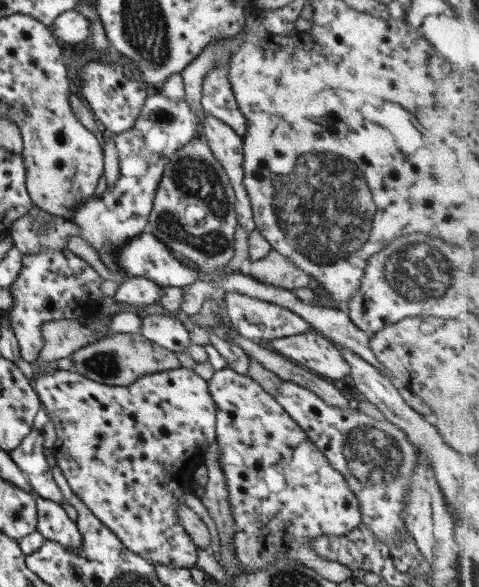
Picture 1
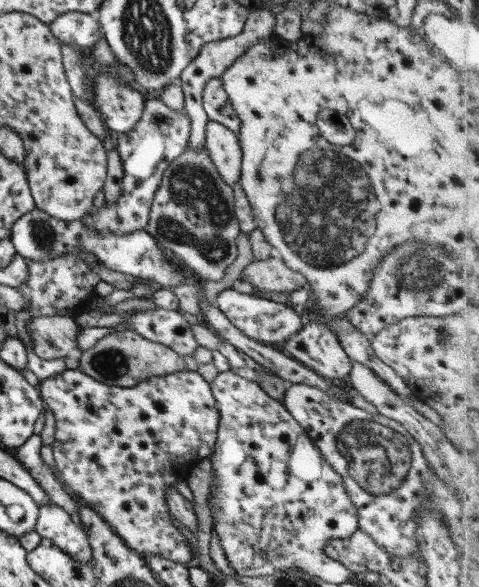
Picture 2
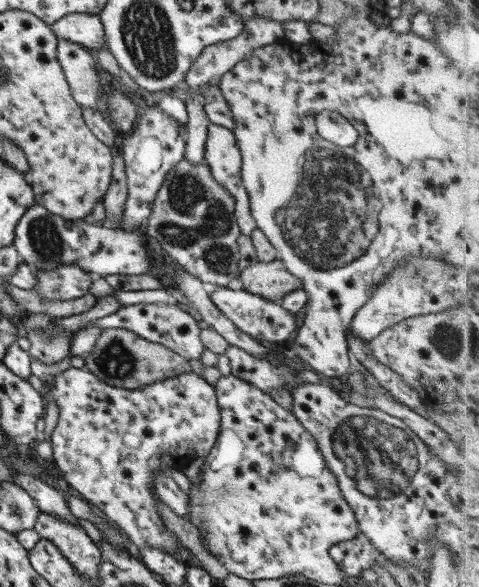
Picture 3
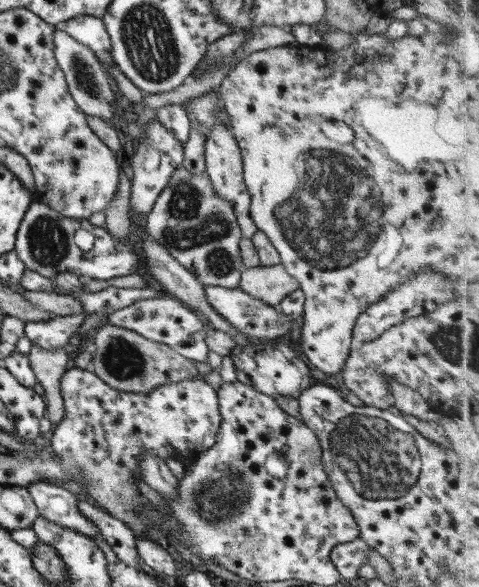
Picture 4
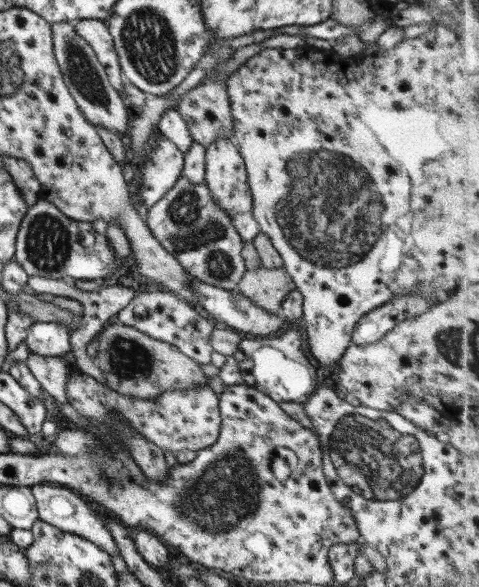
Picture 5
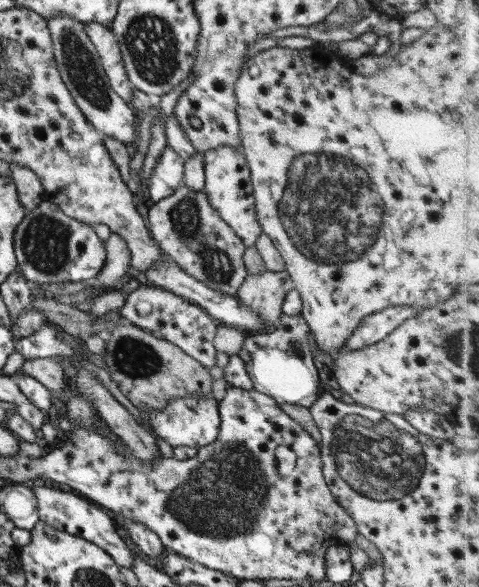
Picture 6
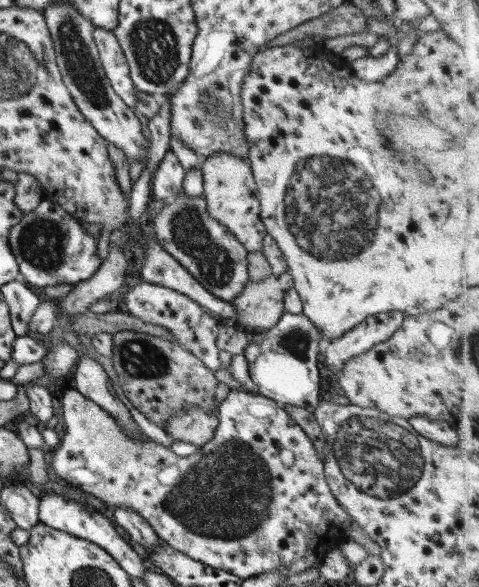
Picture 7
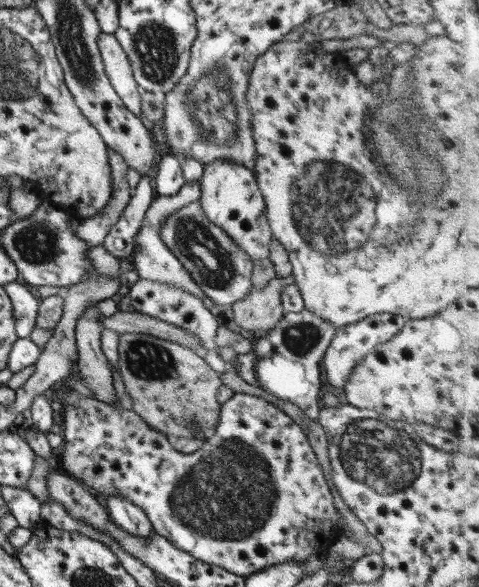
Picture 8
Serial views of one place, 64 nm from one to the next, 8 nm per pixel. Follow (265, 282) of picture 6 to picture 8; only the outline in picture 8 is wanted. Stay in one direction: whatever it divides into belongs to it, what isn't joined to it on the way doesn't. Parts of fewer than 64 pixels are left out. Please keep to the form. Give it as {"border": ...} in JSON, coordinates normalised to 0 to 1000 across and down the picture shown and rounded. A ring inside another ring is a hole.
{"border":[[[603,468],[562,477],[557,487],[545,494],[526,489],[511,511],[486,514],[478,521],[478,543],[530,569],[549,569],[566,562],[595,535],[587,525],[582,496],[610,482],[614,475]]]}

